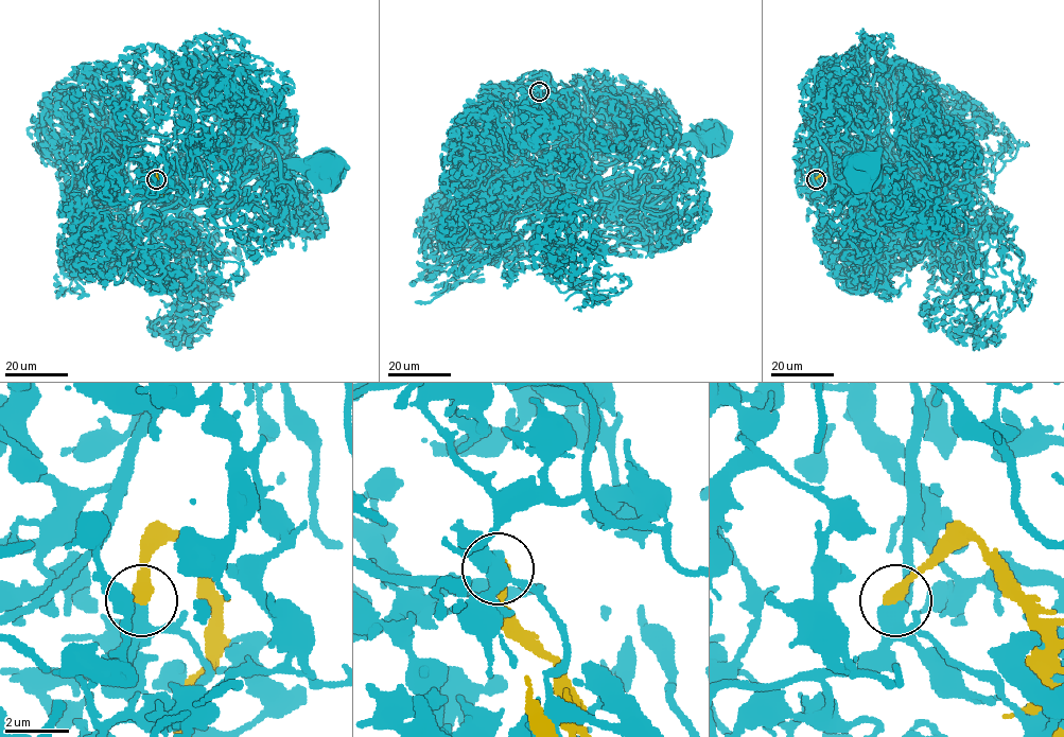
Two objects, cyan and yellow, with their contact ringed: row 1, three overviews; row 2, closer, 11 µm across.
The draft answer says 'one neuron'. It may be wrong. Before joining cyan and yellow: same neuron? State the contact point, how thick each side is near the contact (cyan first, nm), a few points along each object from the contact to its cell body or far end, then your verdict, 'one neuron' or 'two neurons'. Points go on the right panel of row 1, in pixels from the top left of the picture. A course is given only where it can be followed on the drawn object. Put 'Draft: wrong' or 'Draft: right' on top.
Draft: wrong
place (816, 179); calibres 600 and 460 nm; course cyan (816, 178), (836, 188), (834, 164), (862, 158), (876, 188), (935, 200), (899, 172), (866, 164); course yellow (816, 179), (823, 173), (831, 191), (839, 198); two neurons

